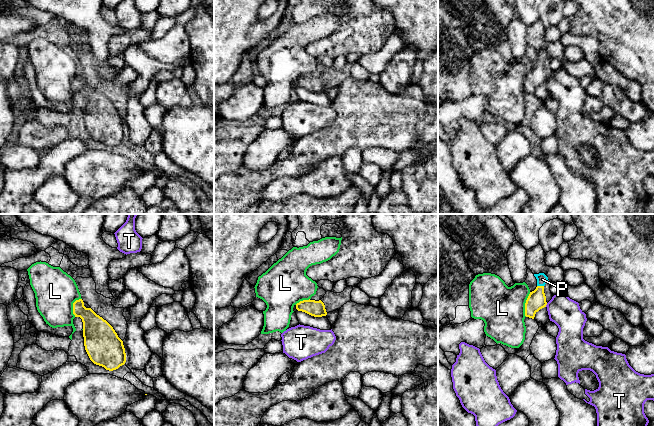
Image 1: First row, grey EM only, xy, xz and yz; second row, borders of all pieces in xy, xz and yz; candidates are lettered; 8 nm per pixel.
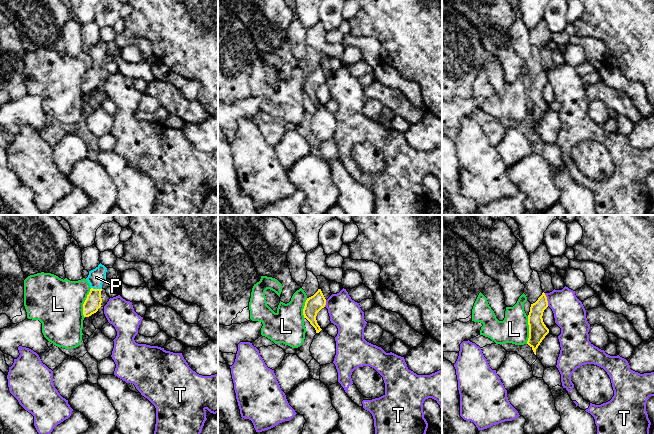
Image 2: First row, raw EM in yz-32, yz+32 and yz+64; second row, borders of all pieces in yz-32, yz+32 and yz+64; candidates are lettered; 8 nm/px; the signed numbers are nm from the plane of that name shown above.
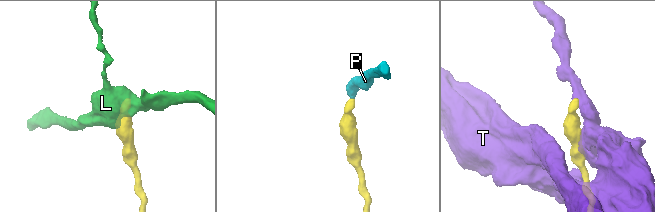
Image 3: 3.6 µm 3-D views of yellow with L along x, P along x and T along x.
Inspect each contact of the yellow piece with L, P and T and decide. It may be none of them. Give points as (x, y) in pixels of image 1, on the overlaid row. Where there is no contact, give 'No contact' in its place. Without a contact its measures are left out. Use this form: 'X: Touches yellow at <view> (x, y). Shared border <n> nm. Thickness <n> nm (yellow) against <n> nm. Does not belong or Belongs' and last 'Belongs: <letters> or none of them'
L: Touches yellow at yz (525, 304). Shared border 200 nm. Thickness 150 nm (yellow) against 360 nm. Does not belong
P: Touches yellow at yz (540, 286). Shared border 60 nm. Thickness 150 nm (yellow) against 90 nm. Belongs
T: Touches yellow at yz (546, 304). Shared border 40 nm. Thickness 150 nm (yellow) against 240 nm. Does not belong
Belongs: P

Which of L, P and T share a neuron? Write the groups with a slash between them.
L / P / T

